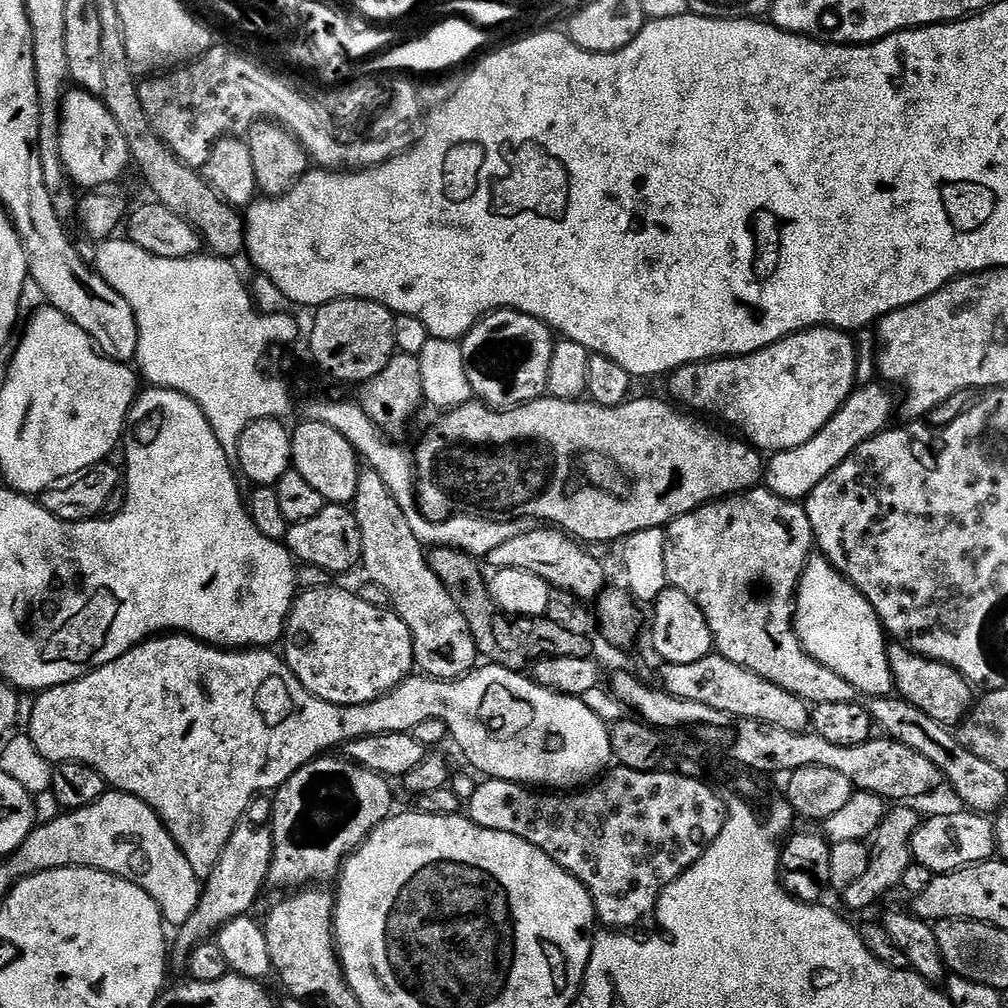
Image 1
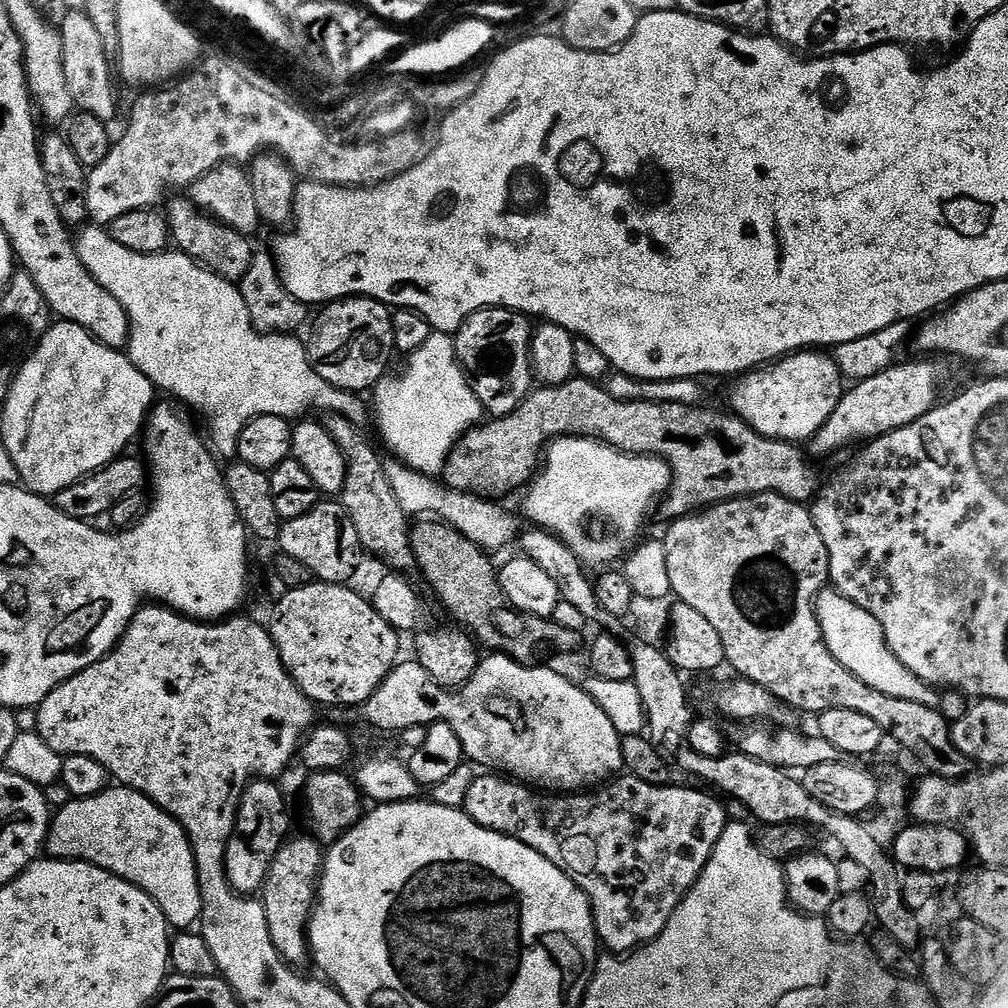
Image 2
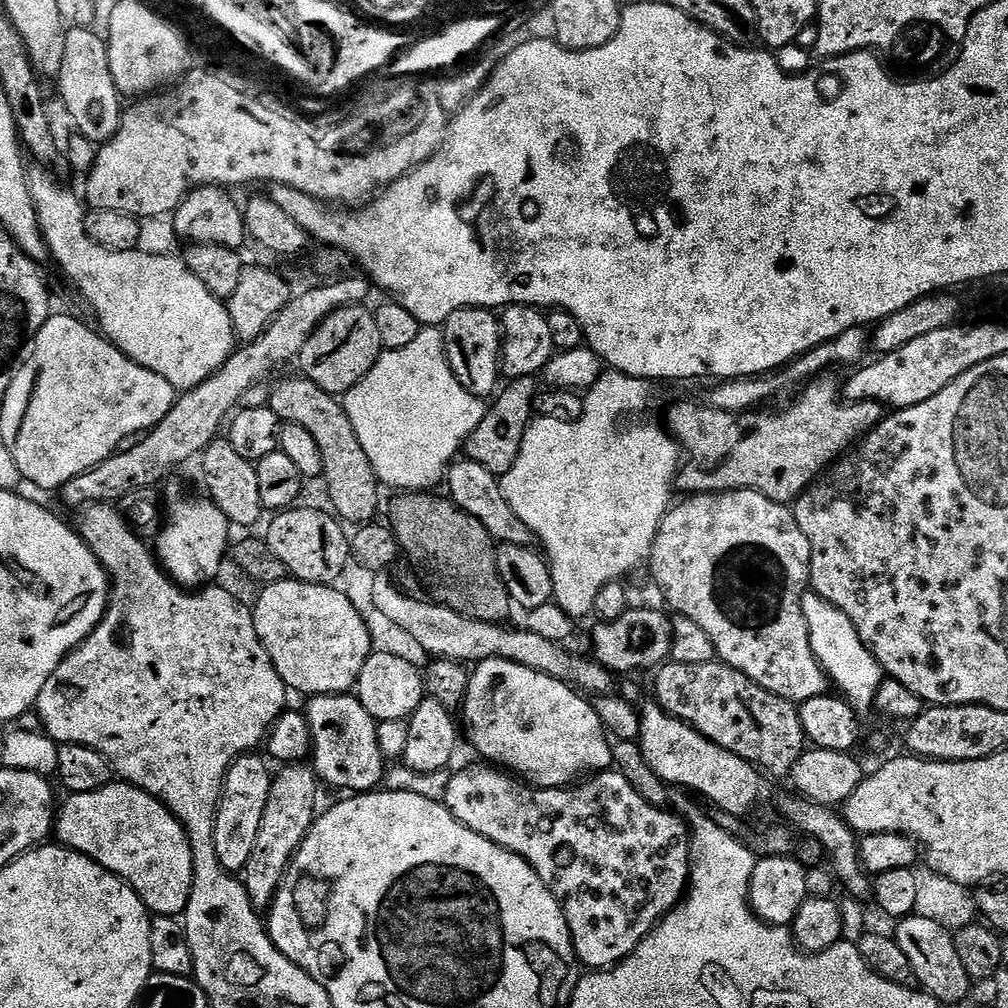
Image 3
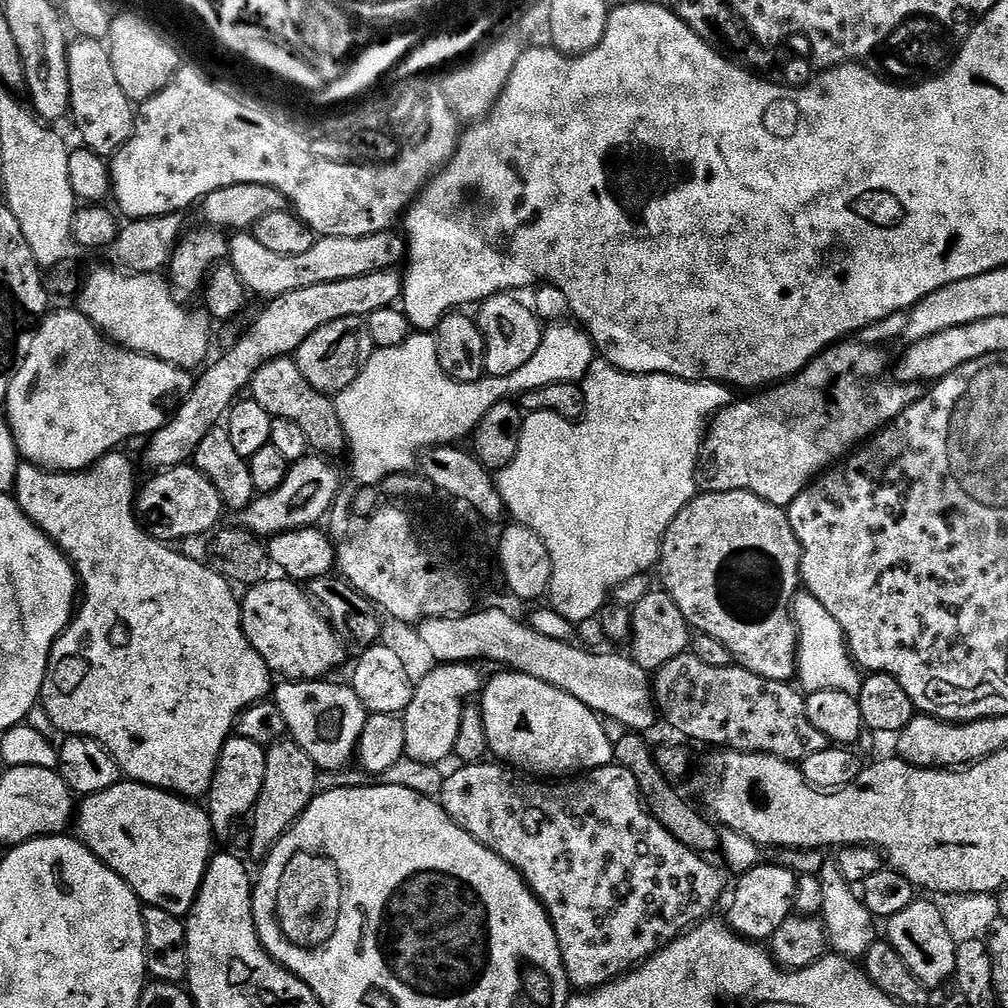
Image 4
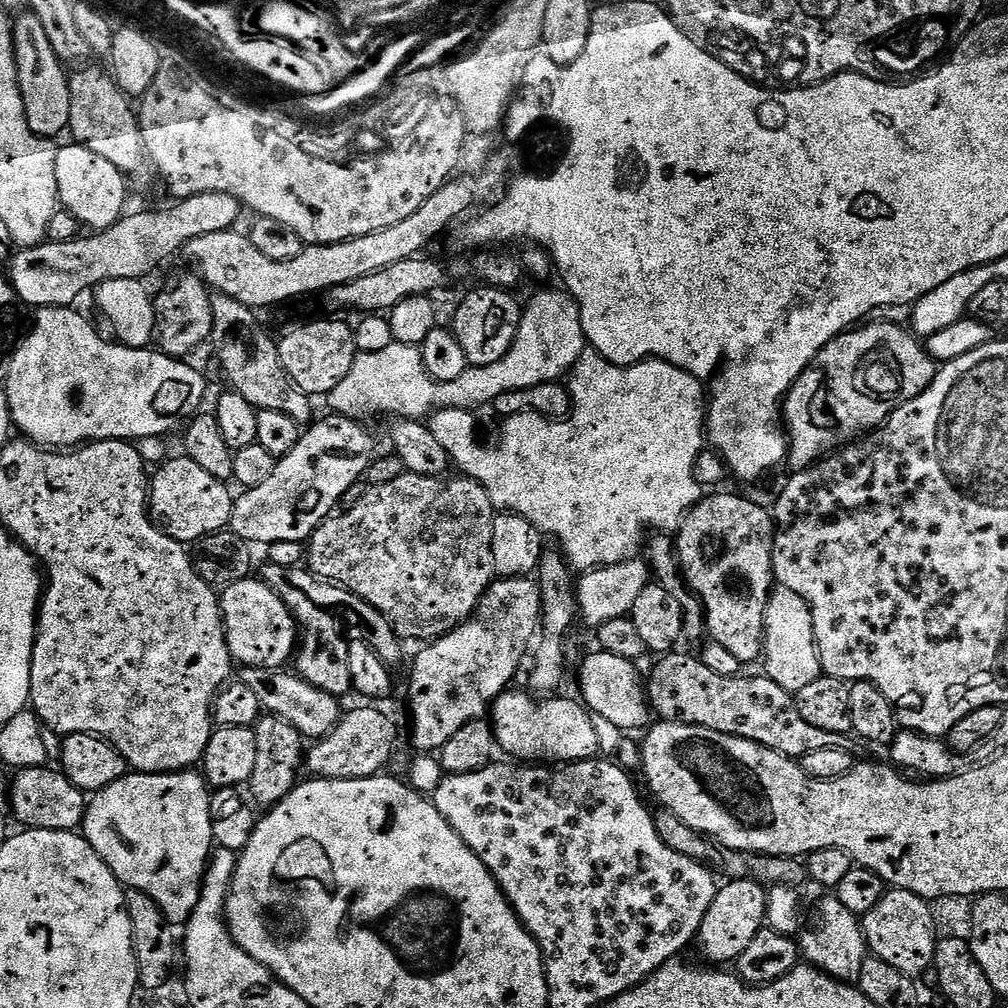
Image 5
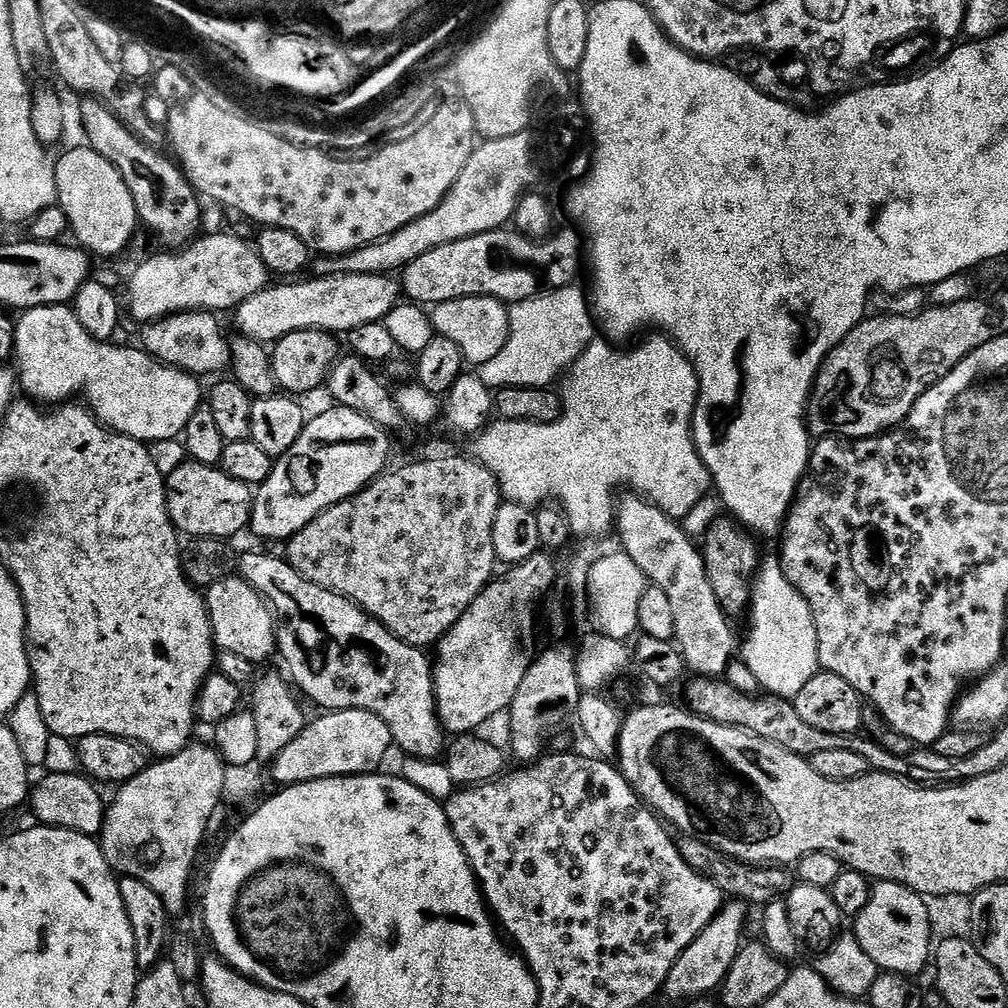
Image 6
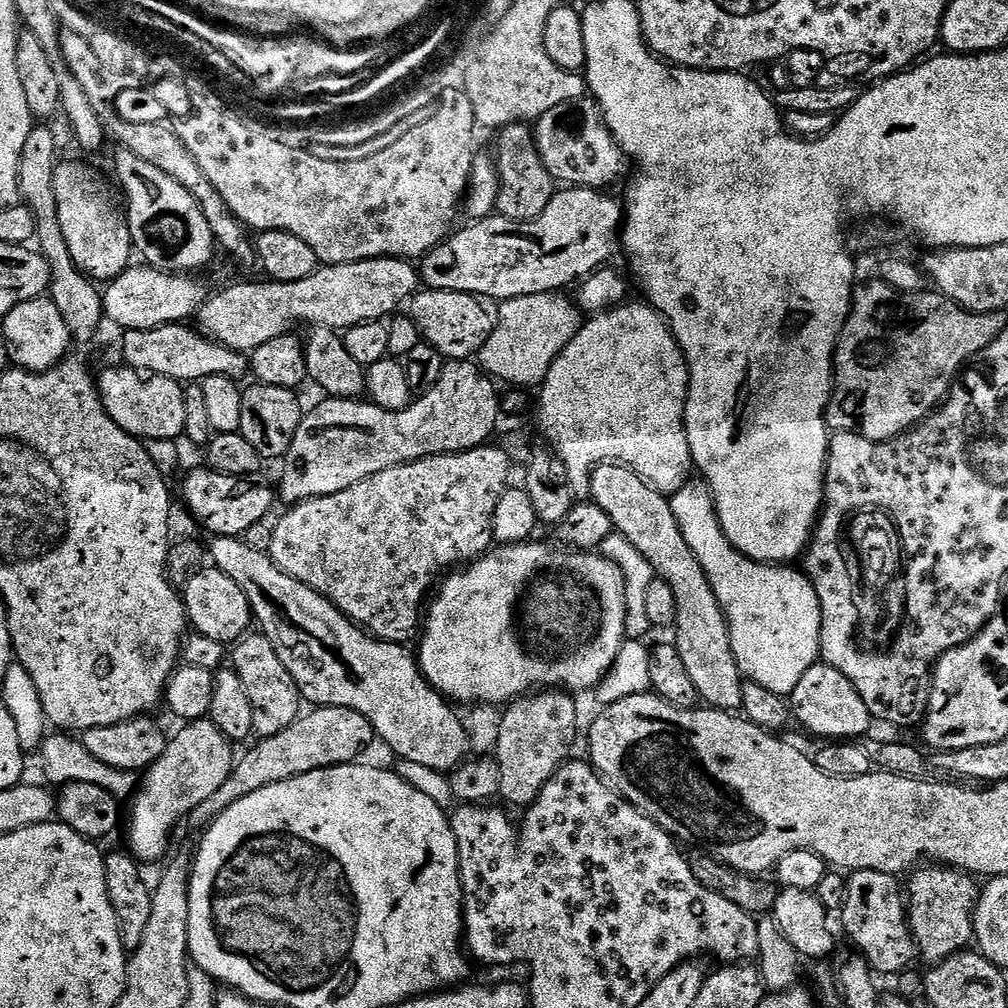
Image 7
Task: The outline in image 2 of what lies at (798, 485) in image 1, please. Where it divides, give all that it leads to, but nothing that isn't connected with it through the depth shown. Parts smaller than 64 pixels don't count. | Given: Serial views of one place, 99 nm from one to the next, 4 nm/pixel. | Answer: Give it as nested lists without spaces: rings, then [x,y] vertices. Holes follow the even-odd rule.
[[[924,359],[928,360],[912,360],[909,364],[896,362],[872,377],[855,381],[851,385],[852,389],[848,393],[845,391],[835,401],[832,413],[812,437],[810,447],[820,456],[828,456],[847,444],[867,442],[873,436],[879,436],[891,428],[900,428],[927,412],[937,403],[936,391],[940,388],[940,375],[943,374],[944,368],[936,361],[939,359]]]

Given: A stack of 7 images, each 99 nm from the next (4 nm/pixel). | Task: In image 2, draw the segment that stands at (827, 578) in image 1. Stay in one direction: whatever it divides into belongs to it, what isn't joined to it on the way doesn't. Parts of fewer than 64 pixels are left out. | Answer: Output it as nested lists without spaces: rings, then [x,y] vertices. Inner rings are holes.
[[[834,590],[827,591],[820,592],[816,596],[816,620],[820,623],[818,636],[826,651],[850,674],[860,678],[866,686],[870,686],[874,690],[882,690],[882,694],[890,694],[890,698],[906,698],[910,702],[935,705],[938,696],[933,685],[924,684],[914,674],[907,672],[885,651],[881,641],[875,635],[872,637],[868,633],[869,625],[861,613],[860,607],[852,601],[842,598]]]

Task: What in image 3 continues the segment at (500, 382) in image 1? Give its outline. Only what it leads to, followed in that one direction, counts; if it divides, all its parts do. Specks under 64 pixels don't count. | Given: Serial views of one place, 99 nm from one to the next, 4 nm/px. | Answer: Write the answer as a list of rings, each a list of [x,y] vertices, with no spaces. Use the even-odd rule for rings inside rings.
[[[490,308],[454,310],[454,314],[444,321],[442,331],[444,349],[458,382],[462,382],[470,394],[481,398],[491,397],[497,391],[496,383],[502,380],[504,330],[501,317]]]

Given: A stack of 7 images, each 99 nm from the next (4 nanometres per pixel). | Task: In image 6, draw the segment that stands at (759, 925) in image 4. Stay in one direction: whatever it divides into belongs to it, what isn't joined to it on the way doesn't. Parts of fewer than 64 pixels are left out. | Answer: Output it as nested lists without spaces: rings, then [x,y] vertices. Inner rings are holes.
[[[728,902],[720,909],[720,913],[682,950],[682,954],[674,962],[674,966],[662,980],[662,996],[668,1000],[689,1000],[707,997],[707,992],[715,993],[724,983],[726,974],[730,974],[730,966],[734,966],[734,958],[742,947],[744,923],[748,920],[749,905],[743,902]]]

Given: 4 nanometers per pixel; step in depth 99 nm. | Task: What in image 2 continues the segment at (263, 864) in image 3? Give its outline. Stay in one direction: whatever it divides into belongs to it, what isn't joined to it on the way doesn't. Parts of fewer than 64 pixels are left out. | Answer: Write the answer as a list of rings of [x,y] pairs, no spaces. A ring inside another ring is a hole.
[[[293,835],[281,844],[272,857],[271,864],[268,865],[268,873],[258,893],[258,900],[264,906],[266,926],[276,952],[286,963],[293,966],[300,966],[300,963],[304,959],[307,961],[310,956],[306,941],[306,925],[314,900],[314,885],[322,867],[321,845],[311,835],[303,835]]]

